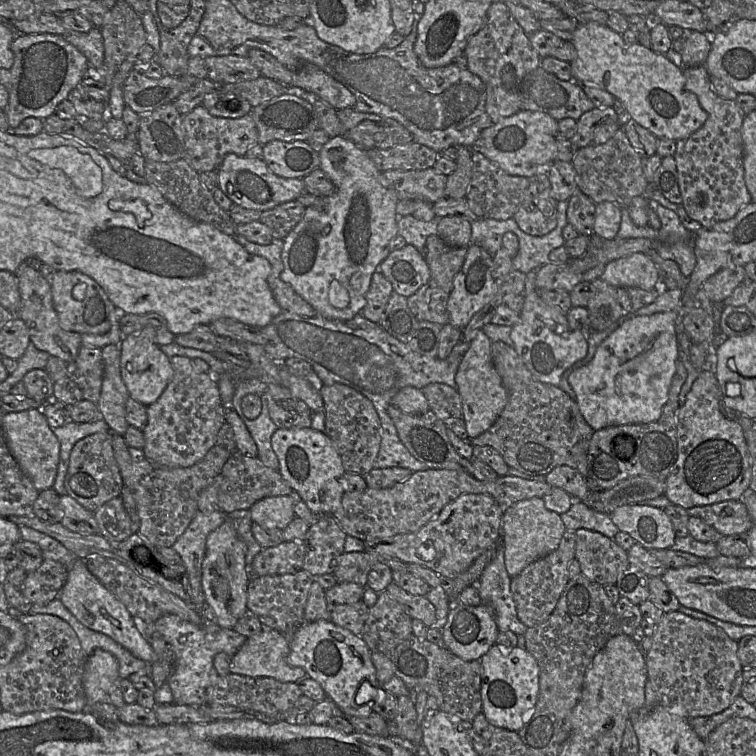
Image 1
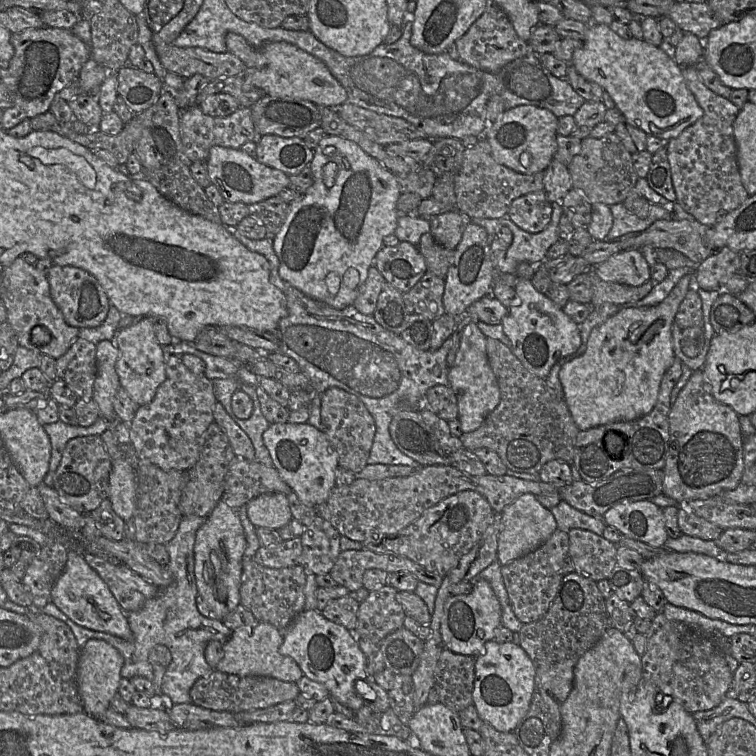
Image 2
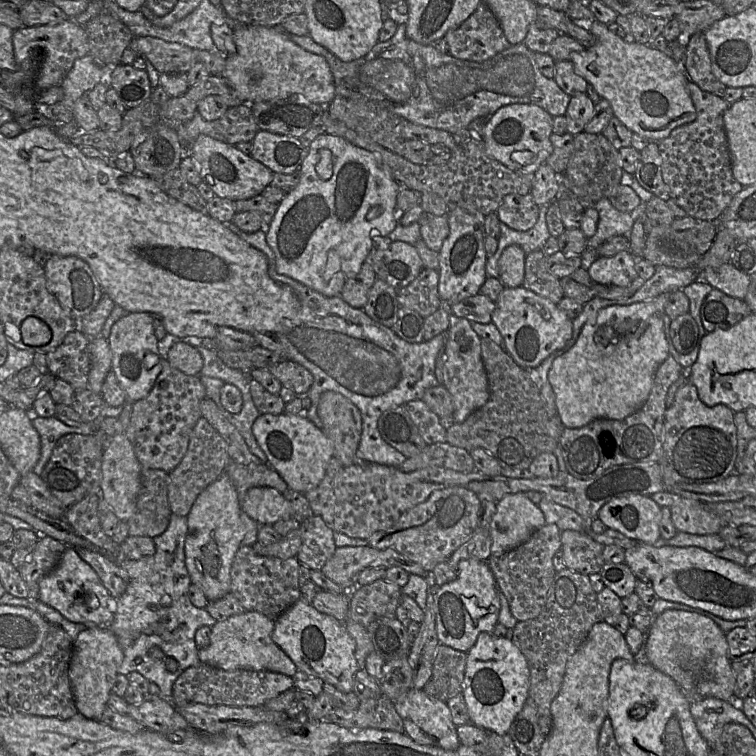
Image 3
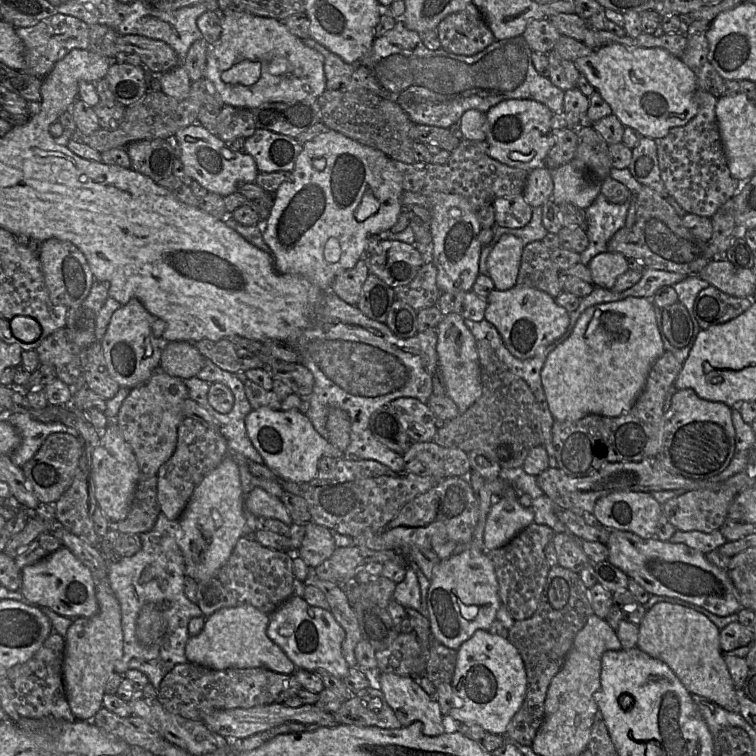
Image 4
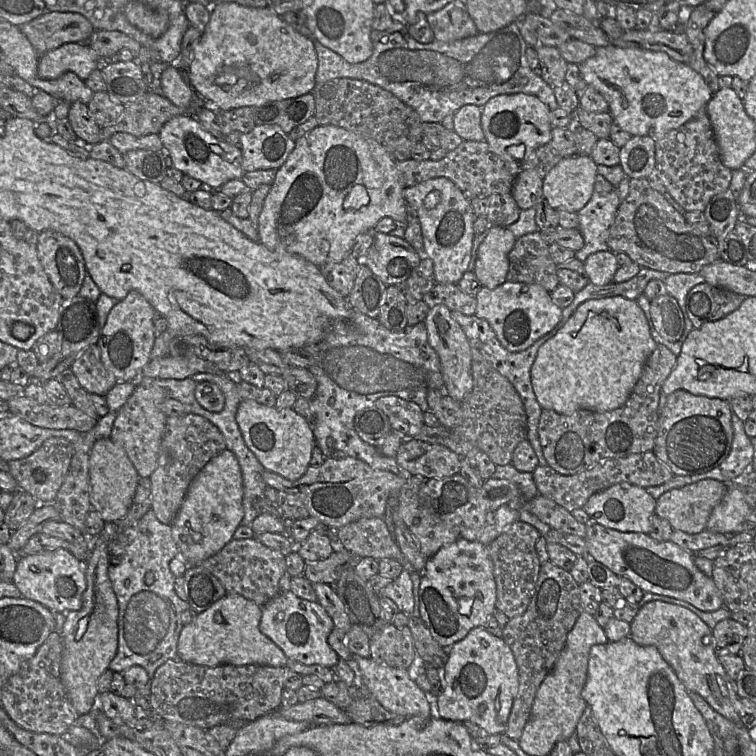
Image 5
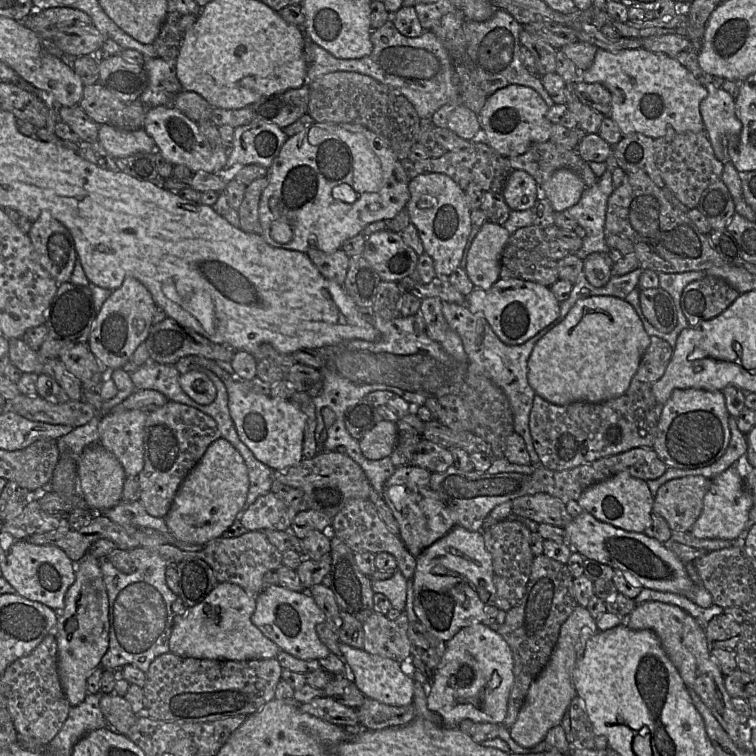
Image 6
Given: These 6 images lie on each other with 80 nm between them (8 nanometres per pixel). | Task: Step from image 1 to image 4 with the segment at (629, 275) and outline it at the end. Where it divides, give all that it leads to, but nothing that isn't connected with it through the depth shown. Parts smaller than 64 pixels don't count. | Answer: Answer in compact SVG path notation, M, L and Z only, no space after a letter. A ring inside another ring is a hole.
M608 251L594 256L587 267L594 285L605 289L611 289L618 277L630 269L627 257Z

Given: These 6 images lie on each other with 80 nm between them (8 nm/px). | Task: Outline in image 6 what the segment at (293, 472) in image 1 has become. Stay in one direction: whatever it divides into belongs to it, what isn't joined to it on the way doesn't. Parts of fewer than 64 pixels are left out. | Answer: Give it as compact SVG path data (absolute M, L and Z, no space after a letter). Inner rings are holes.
M232 375L221 380L227 389L229 411L237 433L256 458L274 470L298 465L304 459L306 415L290 400L257 393Z

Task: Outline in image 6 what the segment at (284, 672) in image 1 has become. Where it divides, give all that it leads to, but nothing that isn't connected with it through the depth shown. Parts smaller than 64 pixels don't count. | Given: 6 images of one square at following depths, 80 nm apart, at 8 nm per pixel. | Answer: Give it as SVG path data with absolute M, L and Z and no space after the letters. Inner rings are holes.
M219 582L201 603L189 607L182 615L175 615L169 639L170 652L181 657L197 659L244 661L276 658L281 649L252 623L251 617L255 609L256 596L249 595L237 584Z

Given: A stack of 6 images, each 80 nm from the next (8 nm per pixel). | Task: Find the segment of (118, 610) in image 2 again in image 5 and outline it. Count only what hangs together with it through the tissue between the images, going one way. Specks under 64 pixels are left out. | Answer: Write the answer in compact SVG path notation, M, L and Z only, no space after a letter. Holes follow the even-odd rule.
M63 548L17 558L12 583L24 598L36 601L54 613L78 611L82 608L86 589L85 562Z

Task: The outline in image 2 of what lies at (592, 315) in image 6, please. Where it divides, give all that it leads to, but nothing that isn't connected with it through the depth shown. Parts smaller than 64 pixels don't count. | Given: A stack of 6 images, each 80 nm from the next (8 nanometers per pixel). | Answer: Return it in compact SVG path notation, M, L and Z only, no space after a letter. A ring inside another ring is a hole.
M691 272L659 304L620 309L592 329L582 355L562 365L558 375L564 400L580 431L635 420L651 412L661 380L675 359L672 337L675 315L688 291L694 288Z

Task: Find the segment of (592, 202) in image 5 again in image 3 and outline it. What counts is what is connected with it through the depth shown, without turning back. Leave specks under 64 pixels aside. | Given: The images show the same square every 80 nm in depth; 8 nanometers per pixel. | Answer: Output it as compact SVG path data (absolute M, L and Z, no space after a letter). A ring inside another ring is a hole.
M603 197L593 207L598 211L599 221L595 234L588 239L587 249L581 254L581 266L584 269L589 269L599 257L597 249L605 241L619 235L624 235L629 239L634 223L645 211L646 202L641 201L632 212L622 212L616 209L607 197Z

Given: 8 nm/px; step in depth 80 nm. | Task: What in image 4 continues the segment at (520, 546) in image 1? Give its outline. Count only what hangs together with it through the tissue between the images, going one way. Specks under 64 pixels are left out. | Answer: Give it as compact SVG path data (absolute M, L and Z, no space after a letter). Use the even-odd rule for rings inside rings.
M502 495L495 499L487 517L484 545L486 552L500 548L520 531L534 523L534 511L522 506L517 495Z

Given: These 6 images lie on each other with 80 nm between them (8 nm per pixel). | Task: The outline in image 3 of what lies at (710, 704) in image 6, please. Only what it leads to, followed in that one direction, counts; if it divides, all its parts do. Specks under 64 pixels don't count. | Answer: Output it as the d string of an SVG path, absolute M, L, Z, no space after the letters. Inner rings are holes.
M668 609L656 616L647 631L643 657L671 677L684 693L734 702L734 676L725 633L709 618L695 612Z

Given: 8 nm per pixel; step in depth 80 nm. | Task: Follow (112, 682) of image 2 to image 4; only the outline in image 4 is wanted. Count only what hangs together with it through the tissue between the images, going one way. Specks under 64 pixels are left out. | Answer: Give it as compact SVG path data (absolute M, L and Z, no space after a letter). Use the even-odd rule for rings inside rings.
M100 580L95 585L98 611L91 617L73 619L65 635L63 681L72 713L77 720L92 721L103 707L105 685L114 673L117 662L123 656L123 631L119 603L110 587L109 580Z

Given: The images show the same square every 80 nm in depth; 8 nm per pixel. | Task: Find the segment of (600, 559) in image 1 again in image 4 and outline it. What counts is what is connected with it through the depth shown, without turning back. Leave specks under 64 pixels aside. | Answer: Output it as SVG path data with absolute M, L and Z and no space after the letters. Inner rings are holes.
M568 531L555 533L551 542L557 554L559 566L579 573L591 562L581 547L581 540L583 539Z

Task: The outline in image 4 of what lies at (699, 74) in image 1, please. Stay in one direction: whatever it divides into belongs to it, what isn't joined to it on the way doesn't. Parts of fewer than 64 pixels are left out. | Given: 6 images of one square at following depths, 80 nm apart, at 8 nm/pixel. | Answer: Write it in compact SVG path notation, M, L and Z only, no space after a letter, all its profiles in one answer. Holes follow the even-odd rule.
M698 89L695 93L695 100L698 104L696 116L684 126L674 127L665 137L655 140L657 157L660 176L668 193L687 213L711 218L724 203L733 199L738 193L739 181L732 177L724 153L716 117L718 98L707 91Z

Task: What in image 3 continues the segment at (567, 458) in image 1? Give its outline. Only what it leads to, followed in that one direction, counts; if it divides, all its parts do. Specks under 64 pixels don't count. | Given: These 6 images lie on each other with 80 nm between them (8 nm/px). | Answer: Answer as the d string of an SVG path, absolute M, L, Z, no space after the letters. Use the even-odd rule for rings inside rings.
M480 338L481 357L487 375L489 399L462 423L446 431L446 442L466 449L487 450L503 469L528 470L541 453L559 449L559 439L565 428L558 412L550 414L537 385L529 372L519 366L505 349L489 338Z

